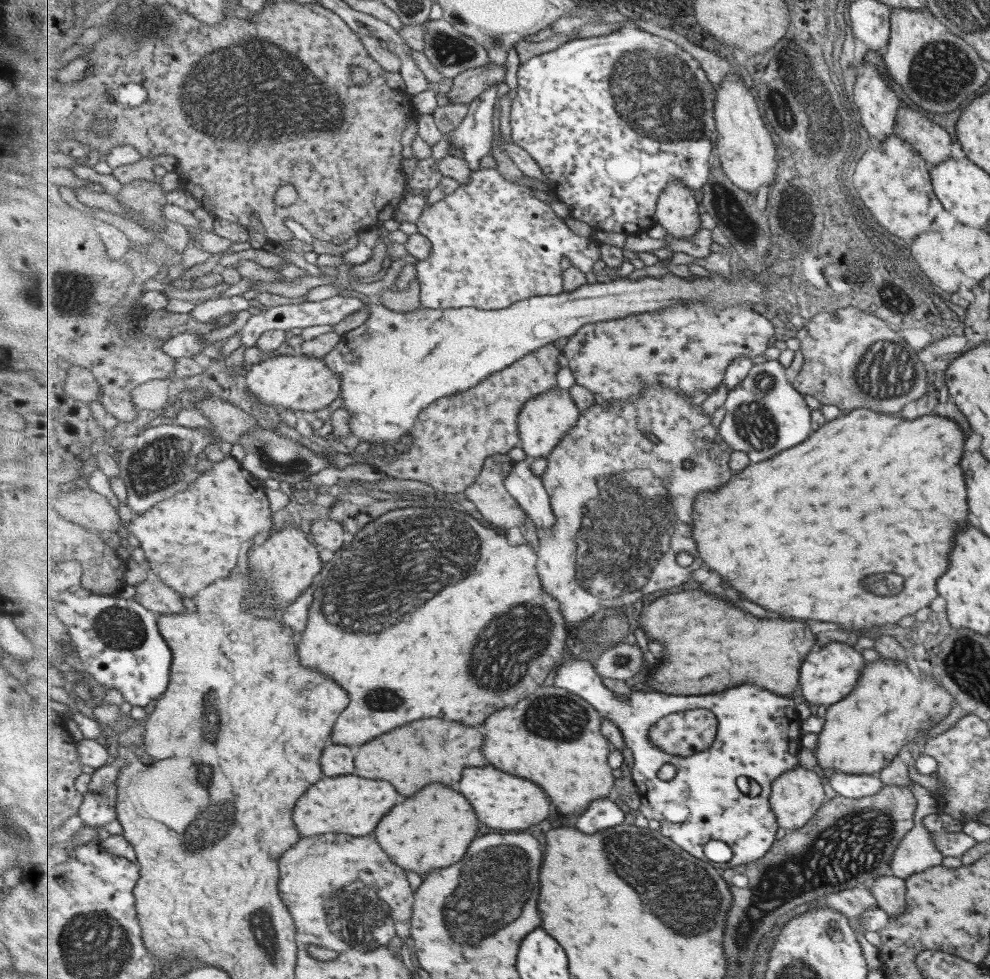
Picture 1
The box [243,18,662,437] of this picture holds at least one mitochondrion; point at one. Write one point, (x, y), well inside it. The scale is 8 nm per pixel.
(448, 50)

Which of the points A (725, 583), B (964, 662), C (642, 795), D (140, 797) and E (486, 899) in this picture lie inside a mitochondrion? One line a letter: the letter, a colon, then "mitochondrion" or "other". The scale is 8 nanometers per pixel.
A: other
B: mitochondrion
C: other
D: other
E: mitochondrion

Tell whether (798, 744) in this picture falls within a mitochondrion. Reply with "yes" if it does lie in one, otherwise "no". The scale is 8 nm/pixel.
no

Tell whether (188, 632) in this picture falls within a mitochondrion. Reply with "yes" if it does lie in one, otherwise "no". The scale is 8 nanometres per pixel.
no

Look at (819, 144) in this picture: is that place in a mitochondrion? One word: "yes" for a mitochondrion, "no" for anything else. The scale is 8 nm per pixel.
yes

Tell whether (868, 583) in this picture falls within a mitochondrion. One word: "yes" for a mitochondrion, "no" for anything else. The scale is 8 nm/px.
yes

